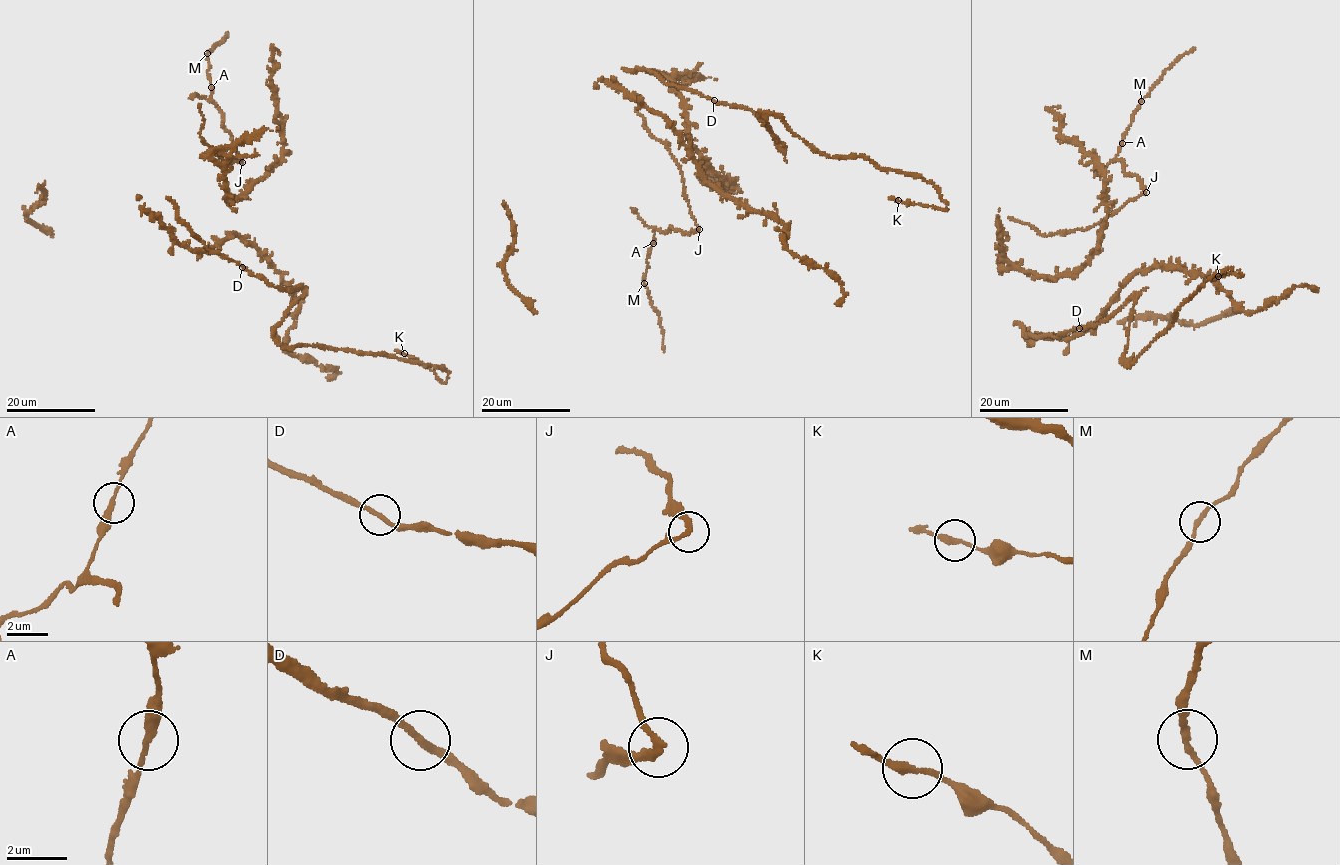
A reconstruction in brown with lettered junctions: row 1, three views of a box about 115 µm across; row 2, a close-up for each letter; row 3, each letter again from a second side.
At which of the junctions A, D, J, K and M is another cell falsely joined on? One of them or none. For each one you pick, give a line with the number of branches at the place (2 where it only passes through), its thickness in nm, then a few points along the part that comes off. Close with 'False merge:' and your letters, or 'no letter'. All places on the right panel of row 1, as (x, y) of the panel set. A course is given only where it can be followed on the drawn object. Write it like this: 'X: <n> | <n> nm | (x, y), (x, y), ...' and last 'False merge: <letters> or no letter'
J: 2 | 200 nm | (1146, 192), (1128, 200), (1120, 209), (1085, 229), (1047, 235), (1007, 217)
False merge: J

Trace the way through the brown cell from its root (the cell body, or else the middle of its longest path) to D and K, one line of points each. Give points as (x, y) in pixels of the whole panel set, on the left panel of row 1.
D: (180, 220), (186, 222), (208, 249), (220, 252), (242, 267)
K: (180, 220), (254, 276), (306, 292), (276, 327), (281, 346), (392, 356), (439, 367), (447, 379), (404, 353)

